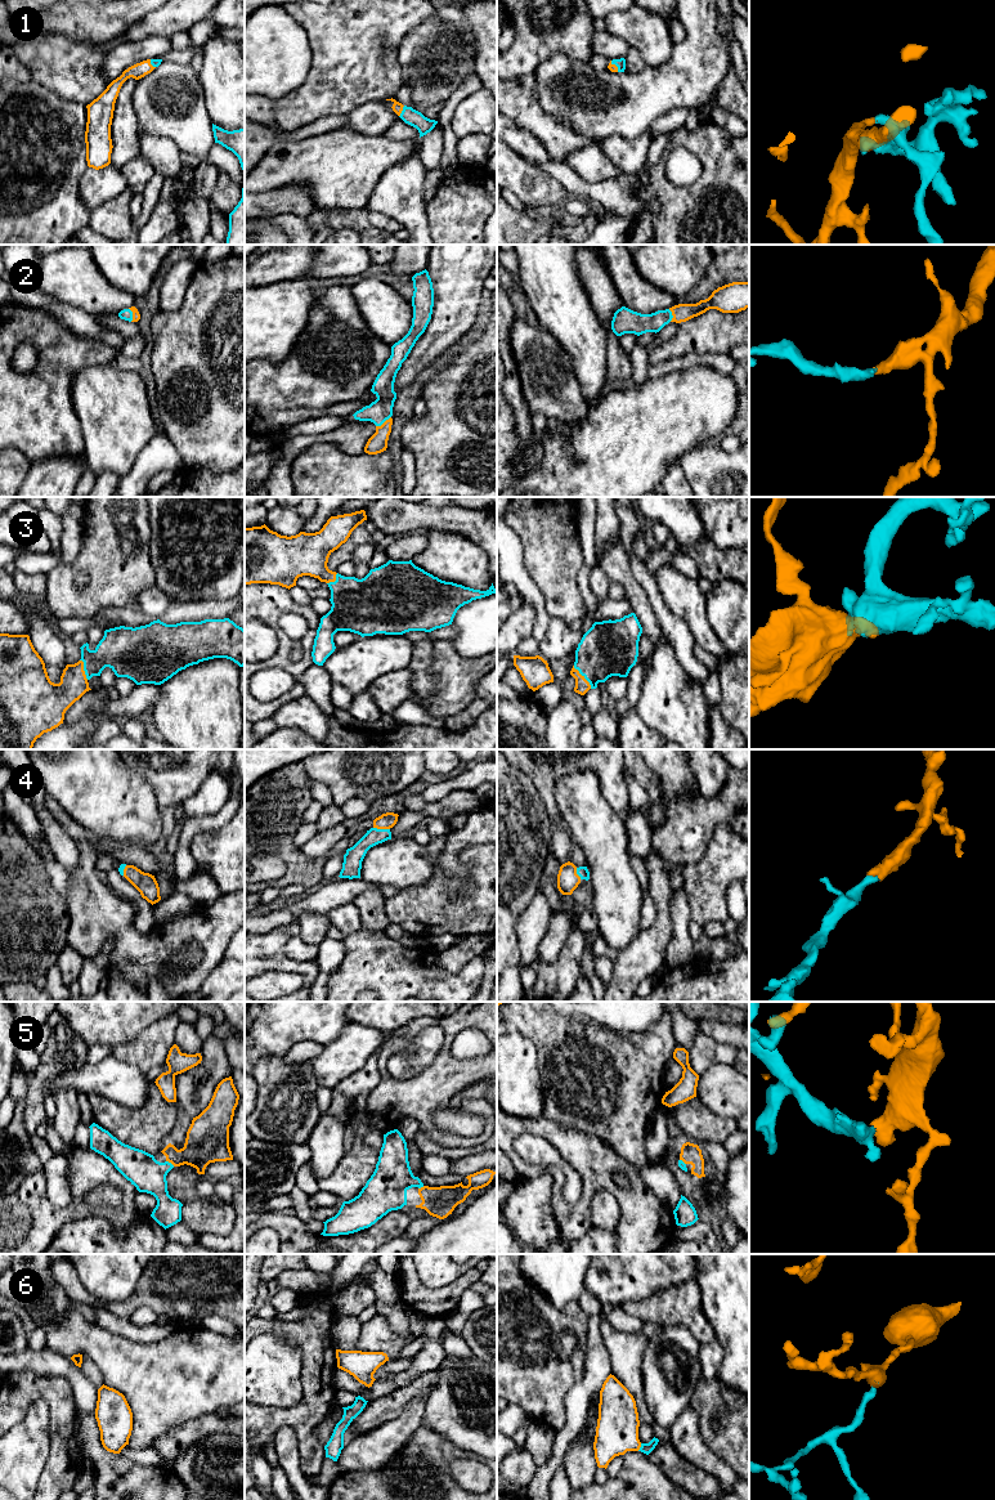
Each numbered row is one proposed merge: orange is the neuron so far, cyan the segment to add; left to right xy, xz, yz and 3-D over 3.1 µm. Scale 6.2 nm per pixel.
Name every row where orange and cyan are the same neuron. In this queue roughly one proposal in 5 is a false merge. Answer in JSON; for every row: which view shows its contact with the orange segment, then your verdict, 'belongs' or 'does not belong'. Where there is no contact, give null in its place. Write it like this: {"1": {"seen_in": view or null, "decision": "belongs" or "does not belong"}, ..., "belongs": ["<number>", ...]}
{"1": {"seen_in": "xz", "decision": "belongs"}, "2": {"seen_in": "xz", "decision": "belongs"}, "3": {"seen_in": "yz", "decision": "belongs"}, "4": {"seen_in": "xz", "decision": "belongs"}, "5": {"seen_in": "xy", "decision": "belongs"}, "6": {"seen_in": "yz", "decision": "belongs"}, "belongs": ["1", "2", "3", "4", "5", "6"]}

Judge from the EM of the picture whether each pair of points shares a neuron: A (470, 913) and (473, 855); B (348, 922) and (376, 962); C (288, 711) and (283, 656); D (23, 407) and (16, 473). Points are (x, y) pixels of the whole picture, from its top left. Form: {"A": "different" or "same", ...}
{"A": "same", "B": "different", "C": "different", "D": "different"}

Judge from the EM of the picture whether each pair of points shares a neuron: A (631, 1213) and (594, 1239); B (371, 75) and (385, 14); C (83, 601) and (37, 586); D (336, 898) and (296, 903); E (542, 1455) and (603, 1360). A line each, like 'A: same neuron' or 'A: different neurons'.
A: different neurons
B: same neuron
C: different neurons
D: same neuron
E: different neurons

